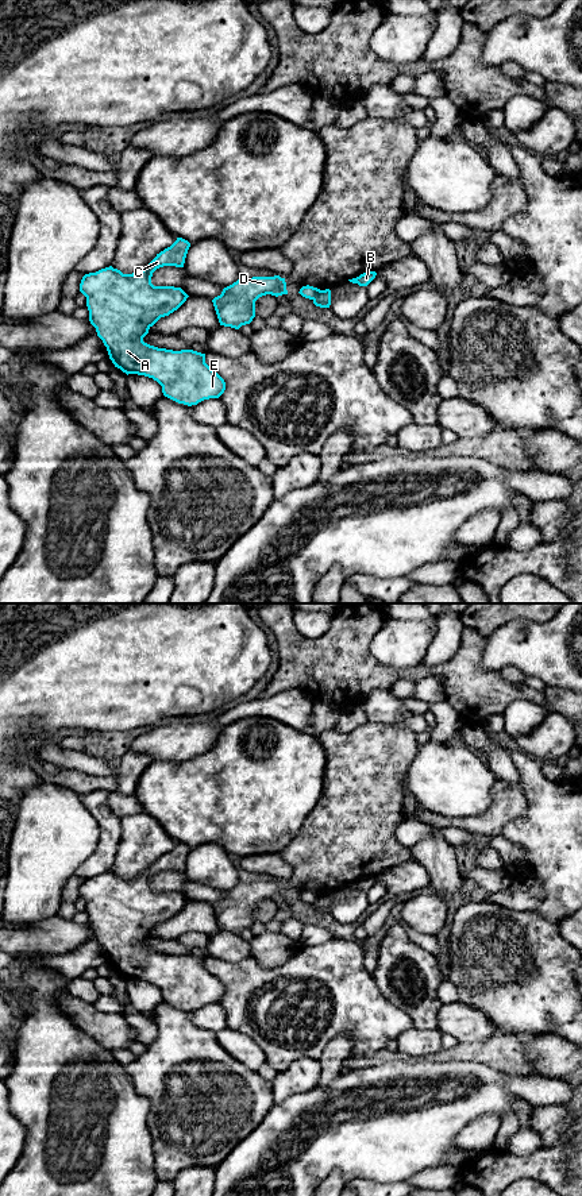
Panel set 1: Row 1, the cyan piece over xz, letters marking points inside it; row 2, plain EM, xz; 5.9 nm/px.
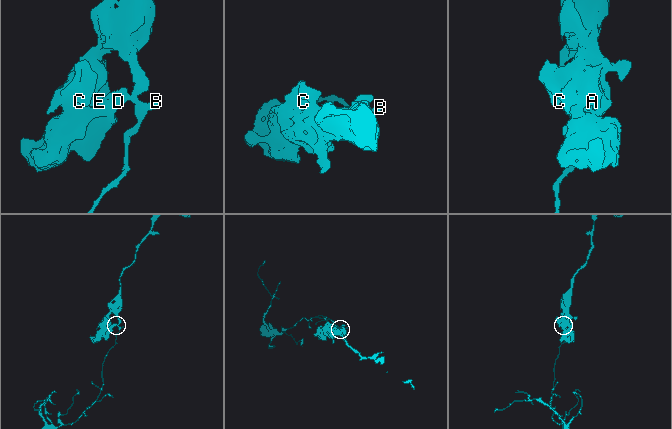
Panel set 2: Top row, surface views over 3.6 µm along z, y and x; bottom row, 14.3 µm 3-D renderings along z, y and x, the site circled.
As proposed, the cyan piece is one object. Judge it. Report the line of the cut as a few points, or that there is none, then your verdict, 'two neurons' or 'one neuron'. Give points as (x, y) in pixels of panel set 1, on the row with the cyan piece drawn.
xz (320, 290), (312, 298) | two neurons

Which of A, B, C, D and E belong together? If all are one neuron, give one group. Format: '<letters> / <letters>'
A C D E / B

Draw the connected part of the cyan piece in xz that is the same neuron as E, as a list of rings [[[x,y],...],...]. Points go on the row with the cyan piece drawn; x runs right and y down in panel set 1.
[[[182,238],[159,254],[140,271],[123,274],[112,266],[85,274],[80,292],[86,297],[89,321],[107,347],[109,359],[123,373],[153,378],[162,386],[165,397],[188,406],[209,398],[219,398],[226,390],[224,379],[205,363],[205,354],[193,350],[173,351],[143,342],[149,329],[165,316],[177,310],[189,297],[181,288],[154,286],[153,273],[163,266],[184,267],[190,243]]]

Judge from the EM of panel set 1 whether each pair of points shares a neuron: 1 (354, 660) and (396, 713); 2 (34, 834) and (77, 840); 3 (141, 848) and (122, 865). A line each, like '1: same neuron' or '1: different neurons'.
1: different neurons
2: same neuron
3: same neuron

